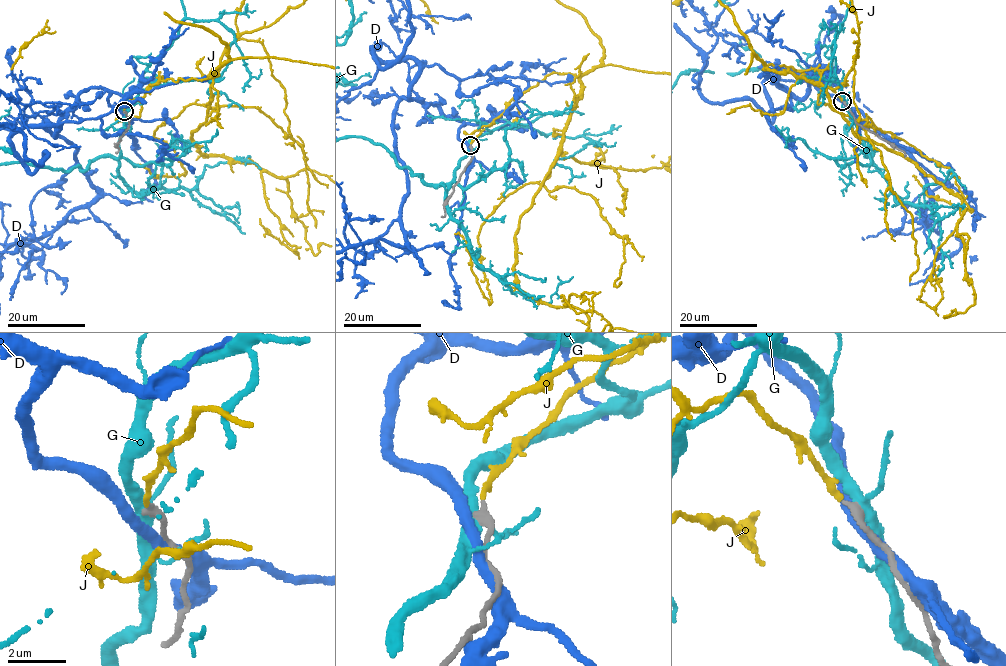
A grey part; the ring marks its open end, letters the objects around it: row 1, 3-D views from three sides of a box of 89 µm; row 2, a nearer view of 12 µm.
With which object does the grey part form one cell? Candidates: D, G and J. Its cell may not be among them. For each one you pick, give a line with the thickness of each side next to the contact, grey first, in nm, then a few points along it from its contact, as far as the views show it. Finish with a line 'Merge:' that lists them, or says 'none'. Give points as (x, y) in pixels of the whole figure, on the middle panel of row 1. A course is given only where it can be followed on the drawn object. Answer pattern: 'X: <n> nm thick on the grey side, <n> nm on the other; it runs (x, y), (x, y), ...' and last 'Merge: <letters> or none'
J: 320 nm thick on the grey side, 200 nm on the other
Merge: J

